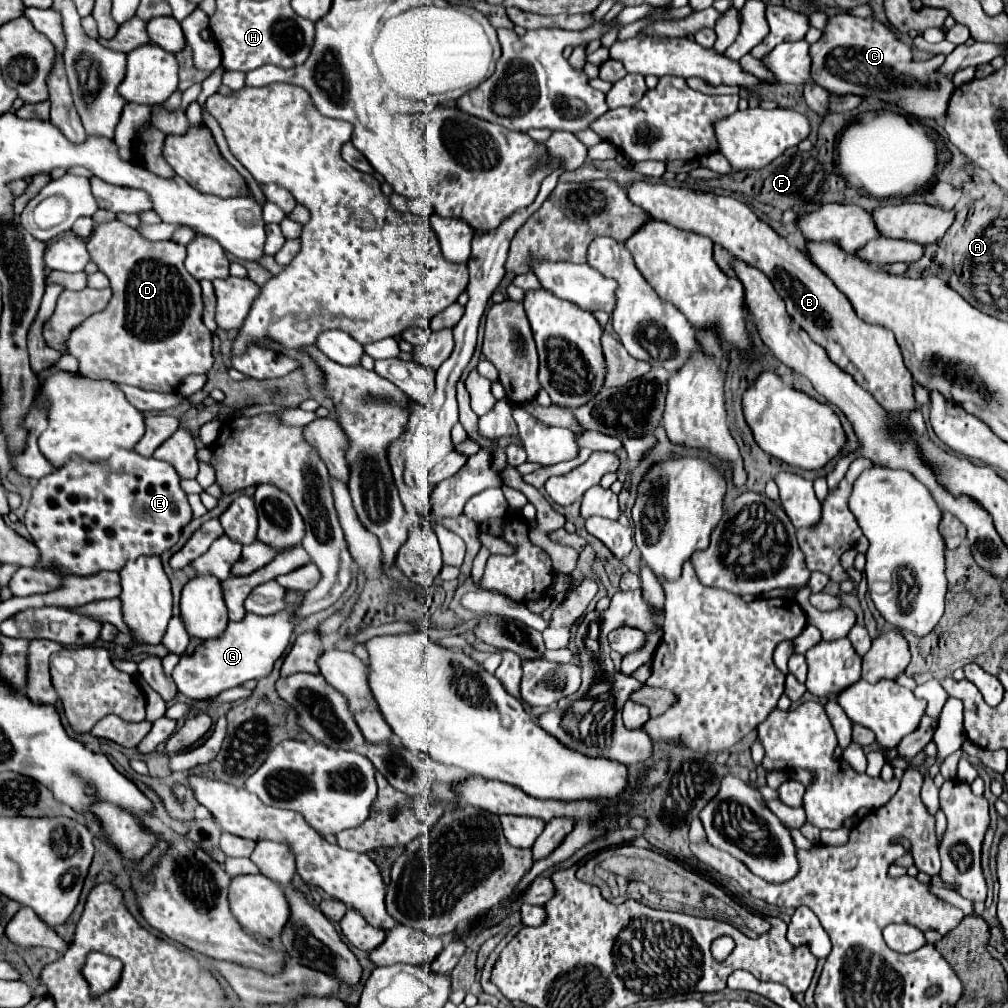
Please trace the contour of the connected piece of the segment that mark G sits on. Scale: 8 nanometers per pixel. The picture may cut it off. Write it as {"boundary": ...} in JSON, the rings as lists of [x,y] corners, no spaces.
{"boundary":[[[287,590],[285,600],[287,608],[283,608],[279,614],[271,616],[257,616],[247,612],[243,620],[229,622],[225,634],[217,640],[205,640],[201,642],[191,656],[183,654],[179,664],[173,670],[173,682],[177,684],[177,690],[185,694],[189,700],[209,700],[217,696],[221,690],[235,688],[251,678],[263,678],[271,674],[275,660],[285,652],[289,646],[289,638],[299,622],[299,616],[295,610],[301,606],[305,598],[305,592],[299,590]]]}

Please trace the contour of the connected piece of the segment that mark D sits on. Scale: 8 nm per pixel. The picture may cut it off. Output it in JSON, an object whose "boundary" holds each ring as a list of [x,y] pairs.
{"boundary":[[[109,220],[93,228],[91,236],[87,238],[87,250],[93,254],[93,262],[99,264],[99,270],[109,276],[113,298],[103,312],[93,314],[79,324],[65,342],[67,354],[79,360],[79,370],[93,378],[109,378],[119,384],[155,392],[177,392],[179,384],[189,374],[207,374],[207,370],[213,366],[213,340],[211,332],[201,320],[201,286],[195,278],[191,278],[191,274],[187,274],[183,266],[185,246],[173,240],[147,240],[139,234],[139,230],[129,228],[121,220]]]}

